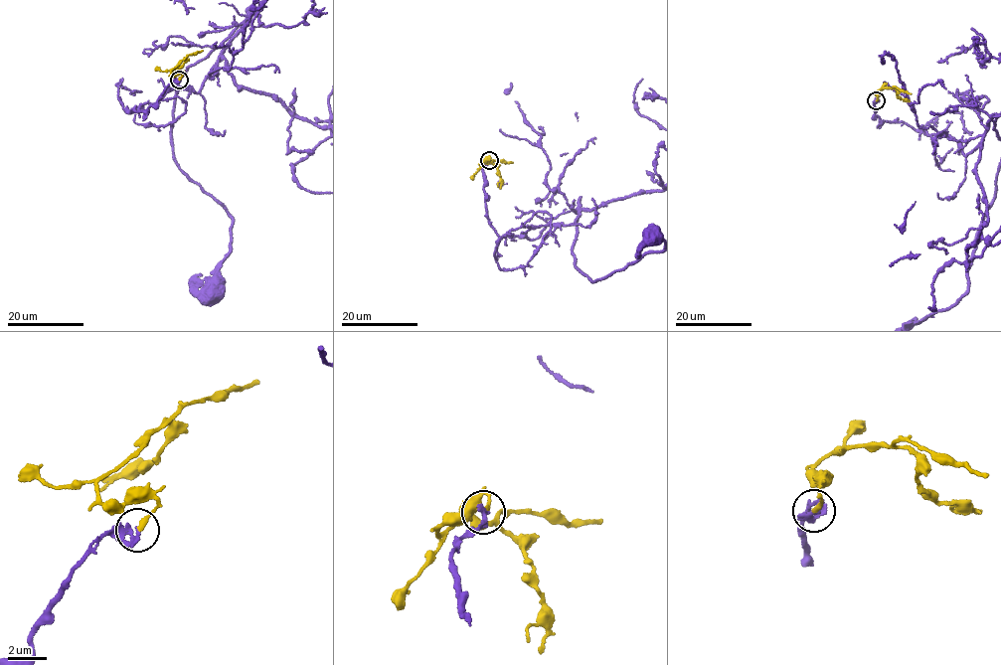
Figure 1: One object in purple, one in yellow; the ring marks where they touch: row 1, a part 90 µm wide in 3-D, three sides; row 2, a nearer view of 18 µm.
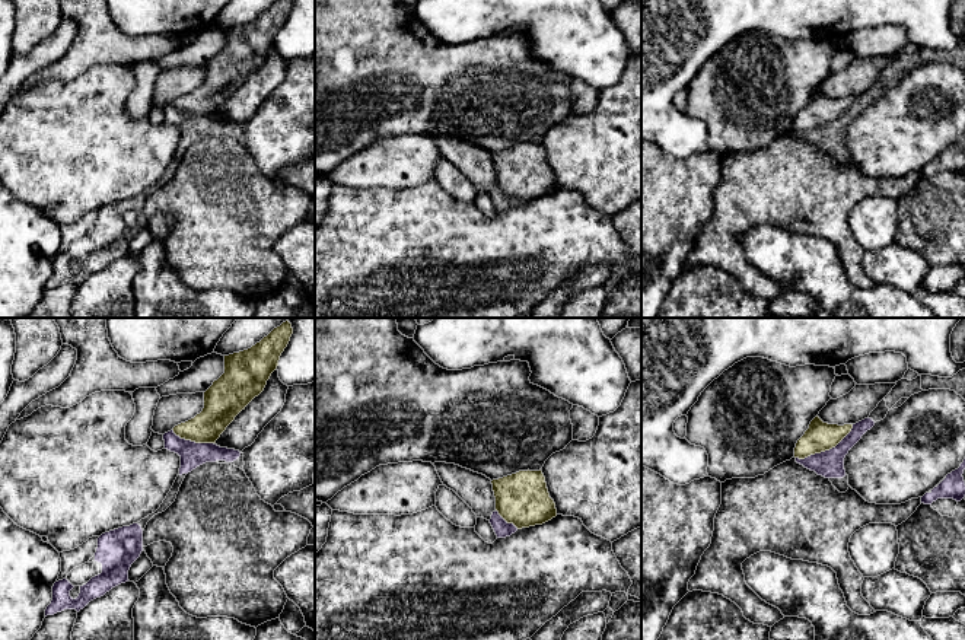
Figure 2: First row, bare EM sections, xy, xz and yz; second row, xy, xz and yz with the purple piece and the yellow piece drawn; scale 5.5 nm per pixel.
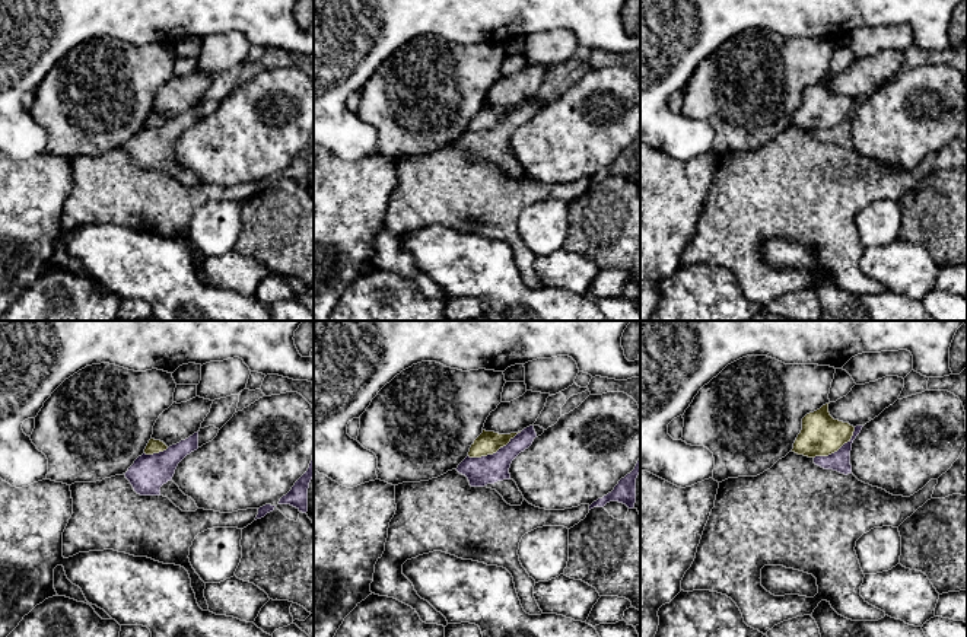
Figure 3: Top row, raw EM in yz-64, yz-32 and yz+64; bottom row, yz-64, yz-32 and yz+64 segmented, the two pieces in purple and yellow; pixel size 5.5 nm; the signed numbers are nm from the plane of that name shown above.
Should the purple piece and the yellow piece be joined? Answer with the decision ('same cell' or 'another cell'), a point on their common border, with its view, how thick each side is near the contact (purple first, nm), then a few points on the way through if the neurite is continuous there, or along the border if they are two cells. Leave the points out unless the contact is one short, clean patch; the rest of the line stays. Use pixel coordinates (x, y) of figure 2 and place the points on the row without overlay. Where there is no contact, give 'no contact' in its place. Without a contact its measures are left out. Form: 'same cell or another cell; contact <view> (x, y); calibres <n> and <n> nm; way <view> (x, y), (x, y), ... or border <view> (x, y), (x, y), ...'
same cell; contact yz (825, 124); calibres 160 and 160 nm

